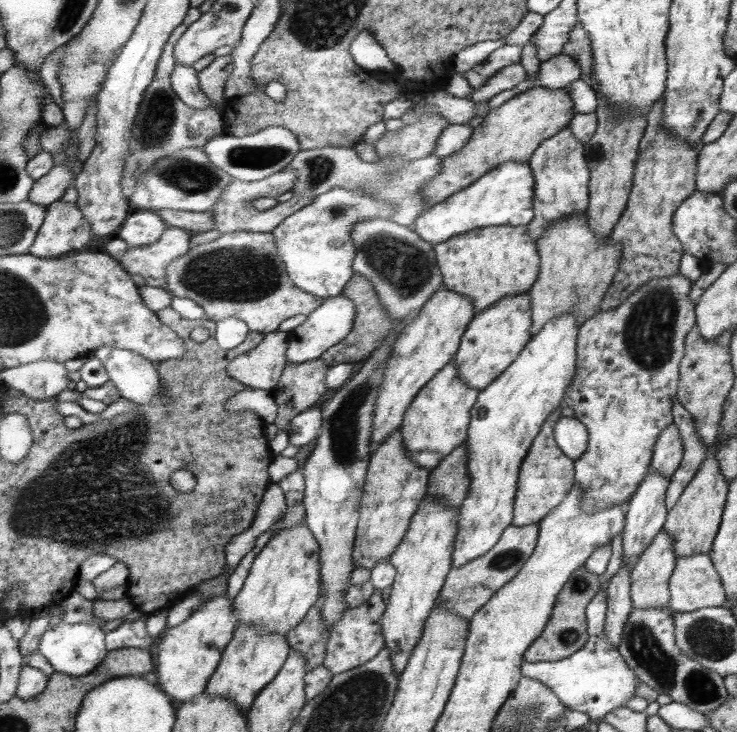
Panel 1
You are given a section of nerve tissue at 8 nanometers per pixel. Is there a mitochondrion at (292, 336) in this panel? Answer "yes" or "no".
no

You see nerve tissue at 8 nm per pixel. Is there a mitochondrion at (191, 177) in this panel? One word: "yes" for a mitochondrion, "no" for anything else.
yes

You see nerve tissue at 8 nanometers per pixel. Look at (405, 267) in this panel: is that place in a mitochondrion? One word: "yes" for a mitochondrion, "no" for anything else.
yes

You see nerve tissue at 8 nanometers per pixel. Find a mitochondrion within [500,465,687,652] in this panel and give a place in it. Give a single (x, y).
(570, 636)

